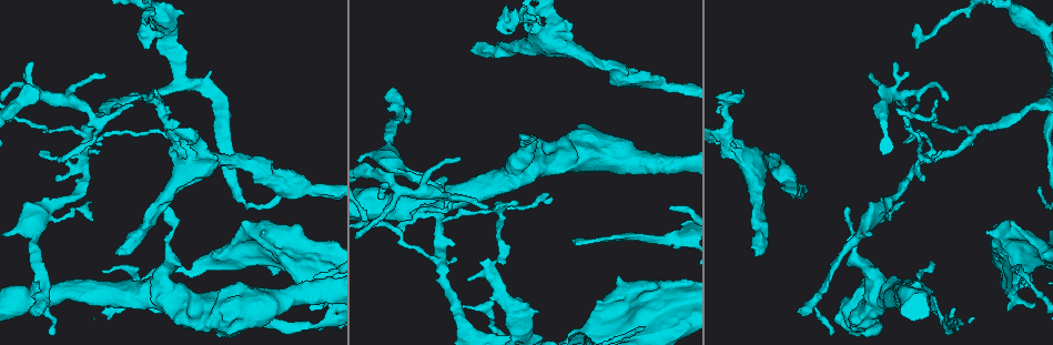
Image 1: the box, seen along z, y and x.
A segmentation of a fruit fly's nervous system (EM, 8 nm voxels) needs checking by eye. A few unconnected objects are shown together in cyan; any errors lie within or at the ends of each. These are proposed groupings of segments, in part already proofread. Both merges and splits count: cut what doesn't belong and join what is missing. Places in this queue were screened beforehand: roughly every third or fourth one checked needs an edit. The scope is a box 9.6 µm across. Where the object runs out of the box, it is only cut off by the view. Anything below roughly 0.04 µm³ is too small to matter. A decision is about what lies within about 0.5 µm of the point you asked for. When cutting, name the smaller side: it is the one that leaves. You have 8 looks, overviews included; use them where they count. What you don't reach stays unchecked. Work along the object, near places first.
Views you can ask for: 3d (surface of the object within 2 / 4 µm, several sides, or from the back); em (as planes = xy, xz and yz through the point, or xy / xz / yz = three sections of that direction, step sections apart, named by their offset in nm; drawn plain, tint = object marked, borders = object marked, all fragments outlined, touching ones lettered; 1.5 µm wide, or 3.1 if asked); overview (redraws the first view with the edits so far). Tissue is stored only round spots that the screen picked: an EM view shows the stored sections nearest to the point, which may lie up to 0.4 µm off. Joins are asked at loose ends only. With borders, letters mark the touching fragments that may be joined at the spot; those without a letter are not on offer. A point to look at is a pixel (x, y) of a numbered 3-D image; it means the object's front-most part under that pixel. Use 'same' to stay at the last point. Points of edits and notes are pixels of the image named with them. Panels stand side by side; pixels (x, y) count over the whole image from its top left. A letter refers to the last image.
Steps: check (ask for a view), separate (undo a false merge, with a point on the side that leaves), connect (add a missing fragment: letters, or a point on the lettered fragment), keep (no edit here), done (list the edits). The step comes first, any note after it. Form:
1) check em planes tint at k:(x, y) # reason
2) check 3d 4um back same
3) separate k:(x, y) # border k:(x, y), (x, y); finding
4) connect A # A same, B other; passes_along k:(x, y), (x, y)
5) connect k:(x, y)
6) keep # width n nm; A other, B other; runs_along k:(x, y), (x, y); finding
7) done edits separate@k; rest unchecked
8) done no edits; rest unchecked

check em planes borders at 1:(517, 202) # thin end

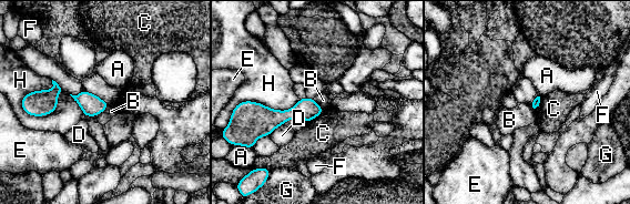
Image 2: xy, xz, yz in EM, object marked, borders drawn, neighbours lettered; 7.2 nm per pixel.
keep # longest_contact H 440 nm; A other, B other, C other, D other, E other, F other, G other, H other; border 2:(110, 104), (97, 116); none of them fits

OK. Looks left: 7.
check em planes borders at 1:(760, 255) # free end

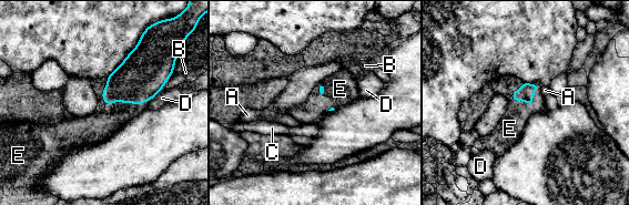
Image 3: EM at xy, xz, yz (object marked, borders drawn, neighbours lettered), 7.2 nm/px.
connect E # A other, B other, C other, D other, E same; passes_along 3:(139, 78), (114, 101), (107, 120); it goes on there

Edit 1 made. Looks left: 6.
check em planes borders at 1:(394, 90) # free end

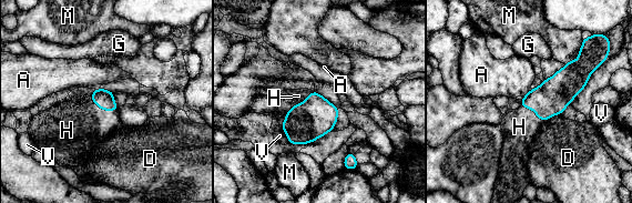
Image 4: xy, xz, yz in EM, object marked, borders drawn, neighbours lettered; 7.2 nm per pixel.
connect H # width 140 nm; A other, D other, G other, H same, M other, V other; the neuron continues

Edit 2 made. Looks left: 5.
done edits connect@3, connect@4; rest unchecked

